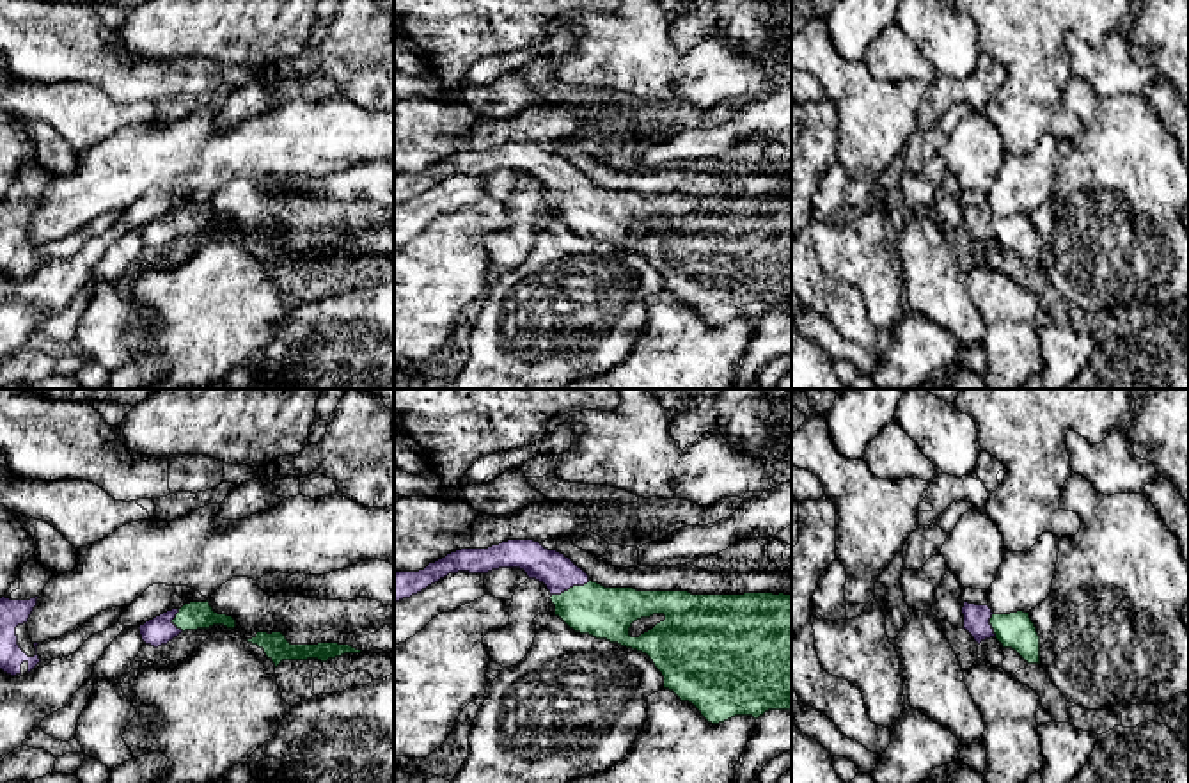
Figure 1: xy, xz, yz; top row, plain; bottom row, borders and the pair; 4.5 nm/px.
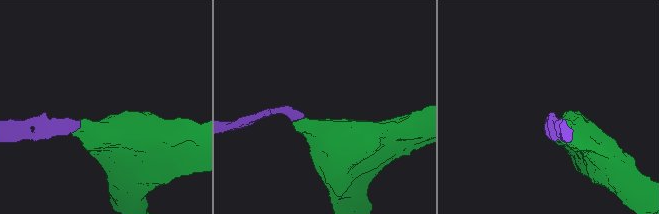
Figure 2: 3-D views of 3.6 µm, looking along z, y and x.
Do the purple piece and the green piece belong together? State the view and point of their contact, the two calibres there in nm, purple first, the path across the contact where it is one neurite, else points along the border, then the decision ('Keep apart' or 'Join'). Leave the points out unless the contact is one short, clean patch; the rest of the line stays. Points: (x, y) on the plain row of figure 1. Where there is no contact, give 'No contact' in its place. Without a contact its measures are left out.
Touches purple at xz (570, 189). Thickness 160 nm (purple) against 240 nm. Path across: xz (558, 174), (570, 189), (593, 212), (606, 215). Join

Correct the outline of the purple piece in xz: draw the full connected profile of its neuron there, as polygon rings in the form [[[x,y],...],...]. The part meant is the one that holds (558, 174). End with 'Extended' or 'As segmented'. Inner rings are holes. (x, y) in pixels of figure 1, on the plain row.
[[[508,142],[488,151],[461,151],[429,165],[419,174],[394,174],[394,204],[410,201],[449,176],[488,176],[499,170],[520,170],[529,181],[536,181],[550,194],[550,202],[570,231],[607,241],[621,249],[646,256],[664,279],[664,291],[673,293],[681,304],[692,305],[701,318],[719,327],[735,318],[758,321],[768,312],[791,312],[791,197],[744,195],[744,197],[692,197],[689,194],[637,194],[634,190],[605,190],[593,185],[570,160],[545,151],[534,142]],[[664,217],[665,222],[639,240],[630,238],[630,229],[641,220]]]. Extended

